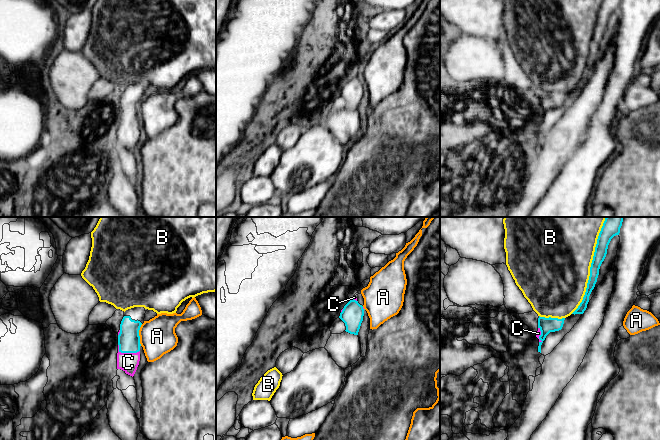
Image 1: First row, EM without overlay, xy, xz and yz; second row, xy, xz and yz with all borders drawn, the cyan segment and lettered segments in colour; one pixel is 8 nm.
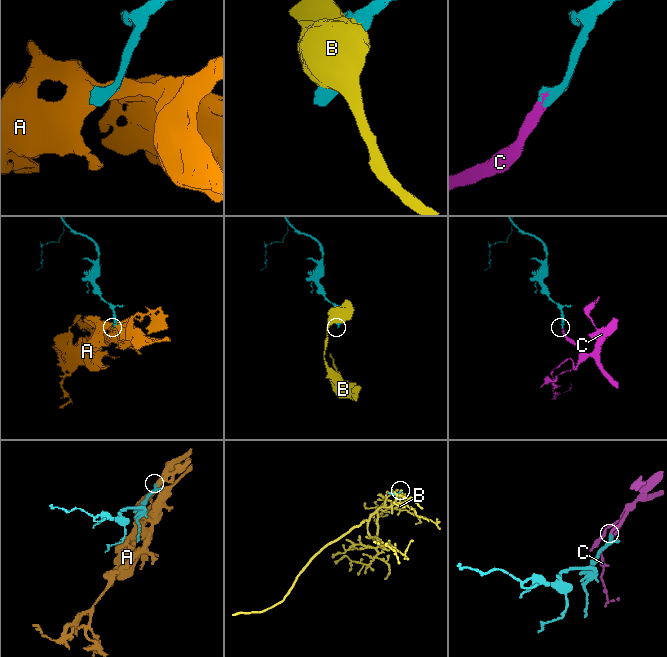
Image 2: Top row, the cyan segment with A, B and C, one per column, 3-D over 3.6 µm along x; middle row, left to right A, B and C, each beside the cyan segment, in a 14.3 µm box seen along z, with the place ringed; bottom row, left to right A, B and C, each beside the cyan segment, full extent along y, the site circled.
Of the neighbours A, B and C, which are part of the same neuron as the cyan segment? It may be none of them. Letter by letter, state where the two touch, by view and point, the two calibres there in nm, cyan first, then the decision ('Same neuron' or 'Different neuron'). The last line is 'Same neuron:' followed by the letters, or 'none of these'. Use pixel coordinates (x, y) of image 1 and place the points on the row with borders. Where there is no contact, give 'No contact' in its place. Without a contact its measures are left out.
A: Touches cyan at xy (138, 335). Thickness 180 nm (cyan) against 280 nm. Different neuron
B: Touches cyan at yz (591, 265). Thickness 110 nm (cyan) against 480 nm. Different neuron
C: Touches cyan at xy (126, 352). Thickness 180 nm (cyan) against 160 nm. Same neuron
Same neuron: C

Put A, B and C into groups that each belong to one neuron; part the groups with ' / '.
A / B / C

